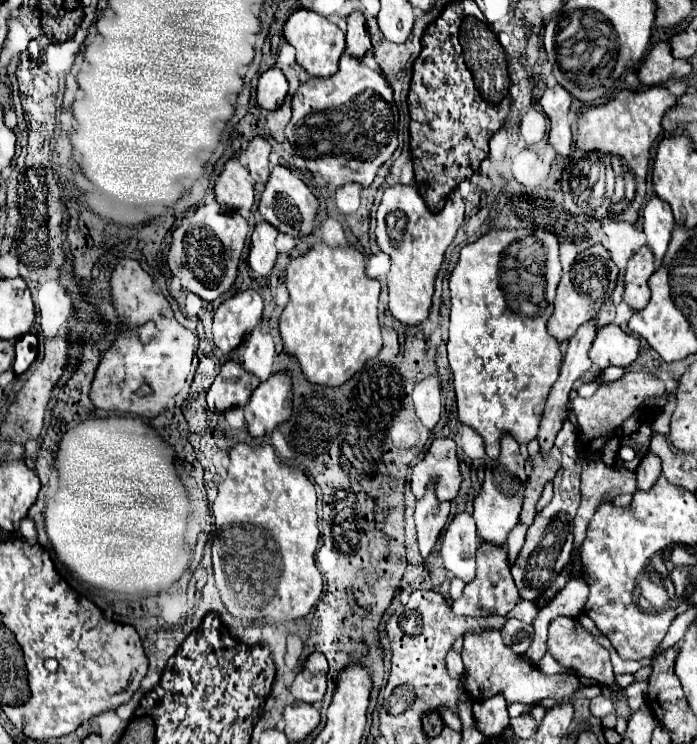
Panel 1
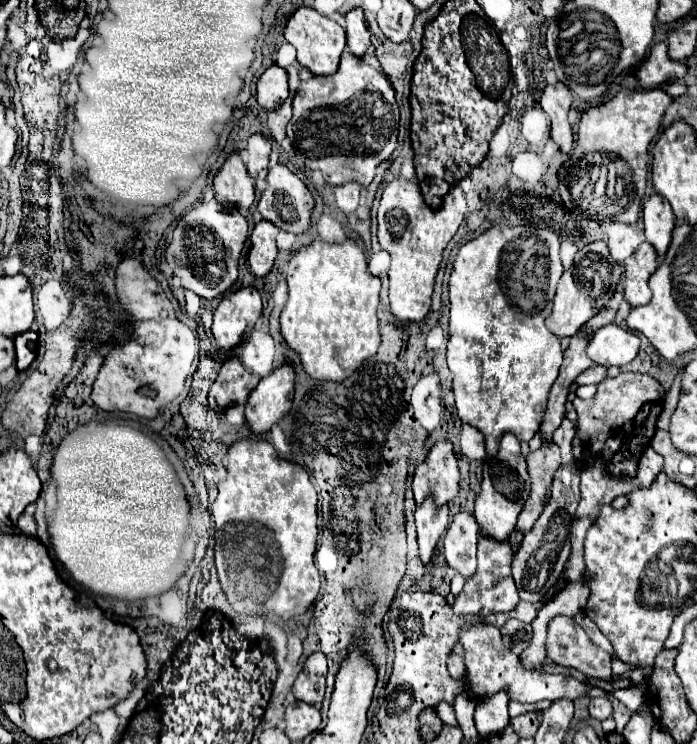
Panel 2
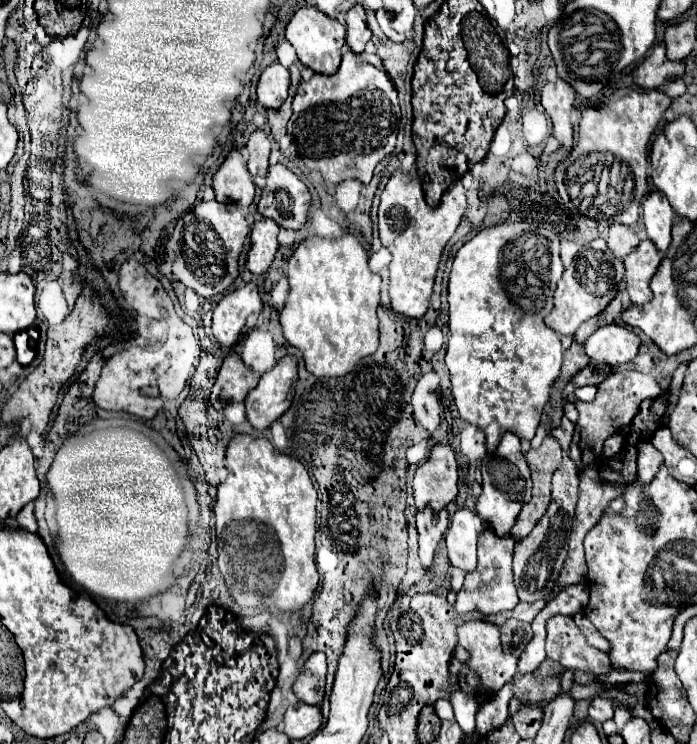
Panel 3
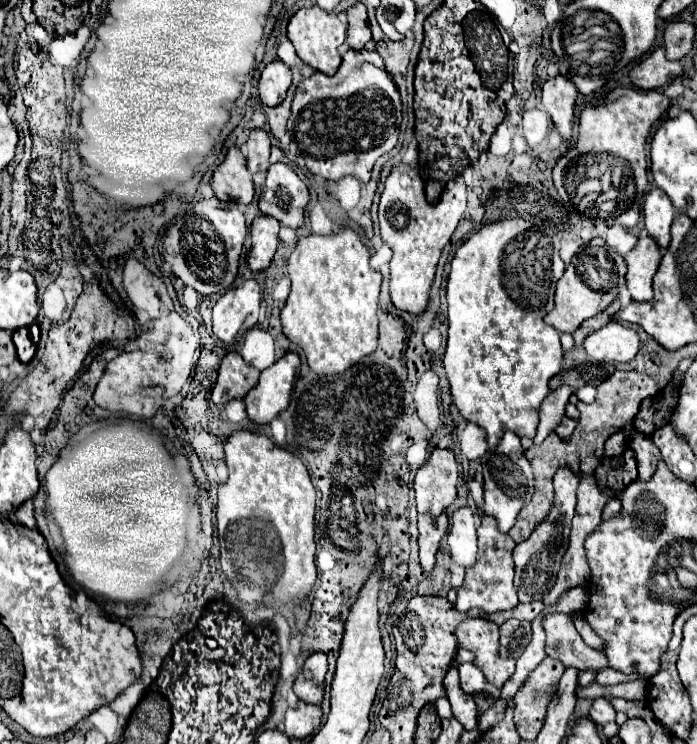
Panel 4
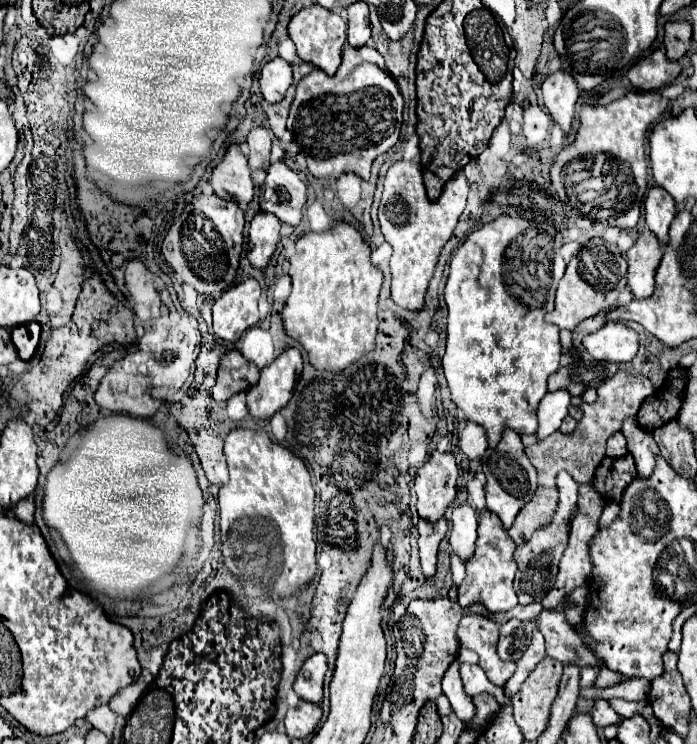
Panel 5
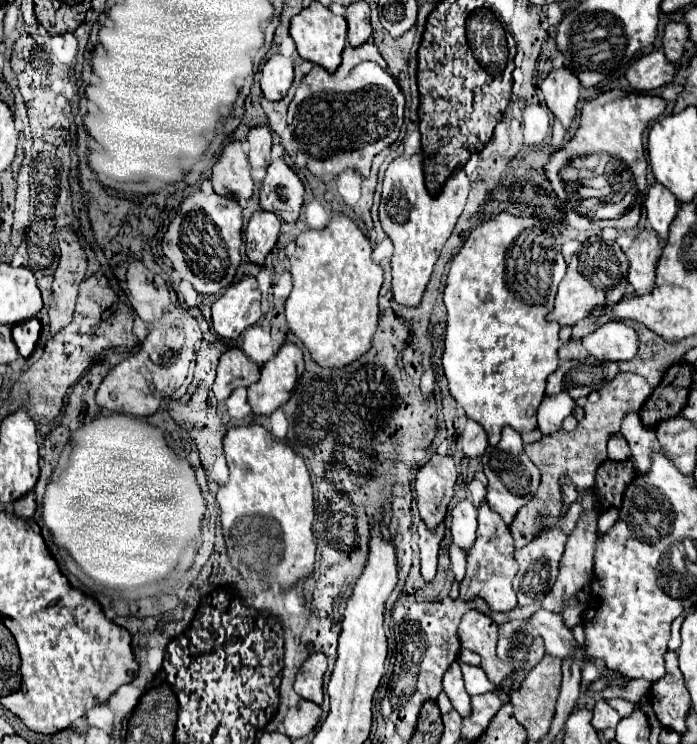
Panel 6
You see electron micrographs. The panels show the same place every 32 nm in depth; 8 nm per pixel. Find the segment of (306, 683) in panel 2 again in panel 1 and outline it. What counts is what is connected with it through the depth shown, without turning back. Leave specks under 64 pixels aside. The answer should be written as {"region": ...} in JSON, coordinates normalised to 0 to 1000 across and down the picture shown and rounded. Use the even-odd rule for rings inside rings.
{"region":[[[451,876],[439,884],[433,903],[425,909],[419,919],[419,935],[425,941],[442,944],[442,946],[459,946],[468,930],[468,906],[471,906],[471,890],[462,876]]]}

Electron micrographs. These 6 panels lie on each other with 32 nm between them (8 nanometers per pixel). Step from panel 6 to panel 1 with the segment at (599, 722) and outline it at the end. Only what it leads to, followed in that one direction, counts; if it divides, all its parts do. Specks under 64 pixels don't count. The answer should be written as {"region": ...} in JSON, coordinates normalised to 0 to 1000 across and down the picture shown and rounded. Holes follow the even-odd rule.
{"region":[[[855,935],[855,938],[849,938],[849,944],[846,944],[846,957],[849,957],[849,962],[855,962],[855,965],[864,968],[867,962],[872,962],[872,960],[881,957],[881,946],[878,946],[878,941],[869,938],[869,935]]]}

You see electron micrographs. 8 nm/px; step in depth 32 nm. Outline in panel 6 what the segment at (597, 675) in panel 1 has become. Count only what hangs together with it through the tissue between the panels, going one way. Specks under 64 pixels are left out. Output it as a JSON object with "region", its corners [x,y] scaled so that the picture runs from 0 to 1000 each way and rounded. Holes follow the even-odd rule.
{"region":[[[772,820],[760,828],[760,836],[769,844],[772,855],[778,855],[783,879],[809,887],[829,868],[829,863],[821,858],[821,849],[809,841],[803,825]]]}

